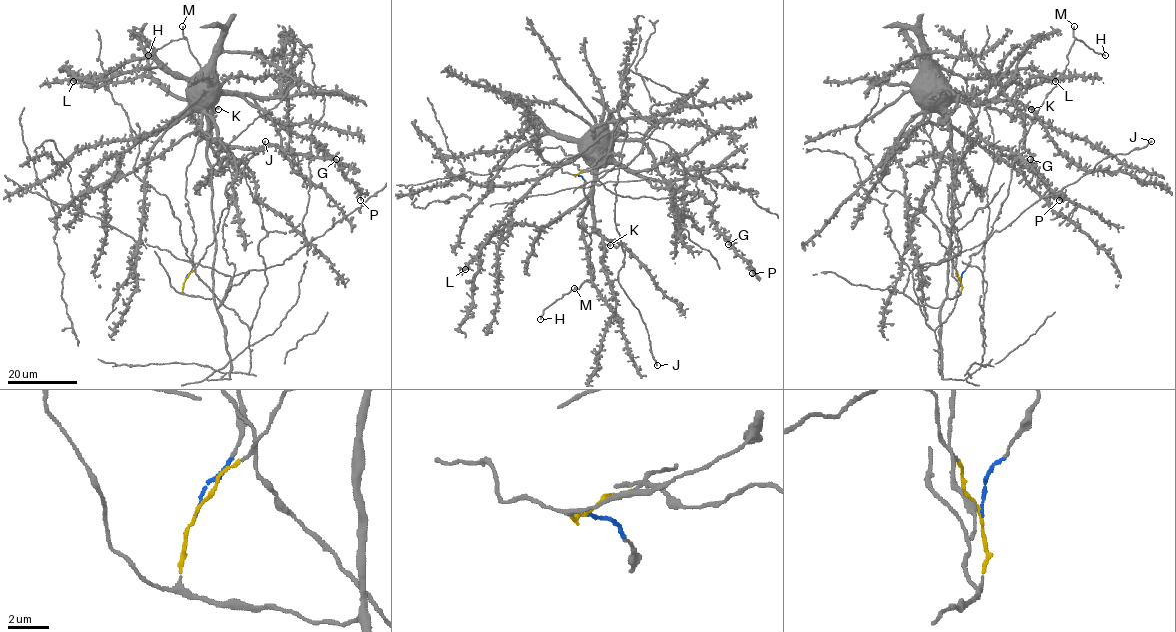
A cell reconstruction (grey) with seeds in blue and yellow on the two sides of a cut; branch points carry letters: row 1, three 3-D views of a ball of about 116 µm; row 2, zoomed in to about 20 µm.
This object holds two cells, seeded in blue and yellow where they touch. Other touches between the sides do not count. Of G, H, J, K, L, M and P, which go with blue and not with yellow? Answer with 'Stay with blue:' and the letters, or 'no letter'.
Stay with blue: H, M

